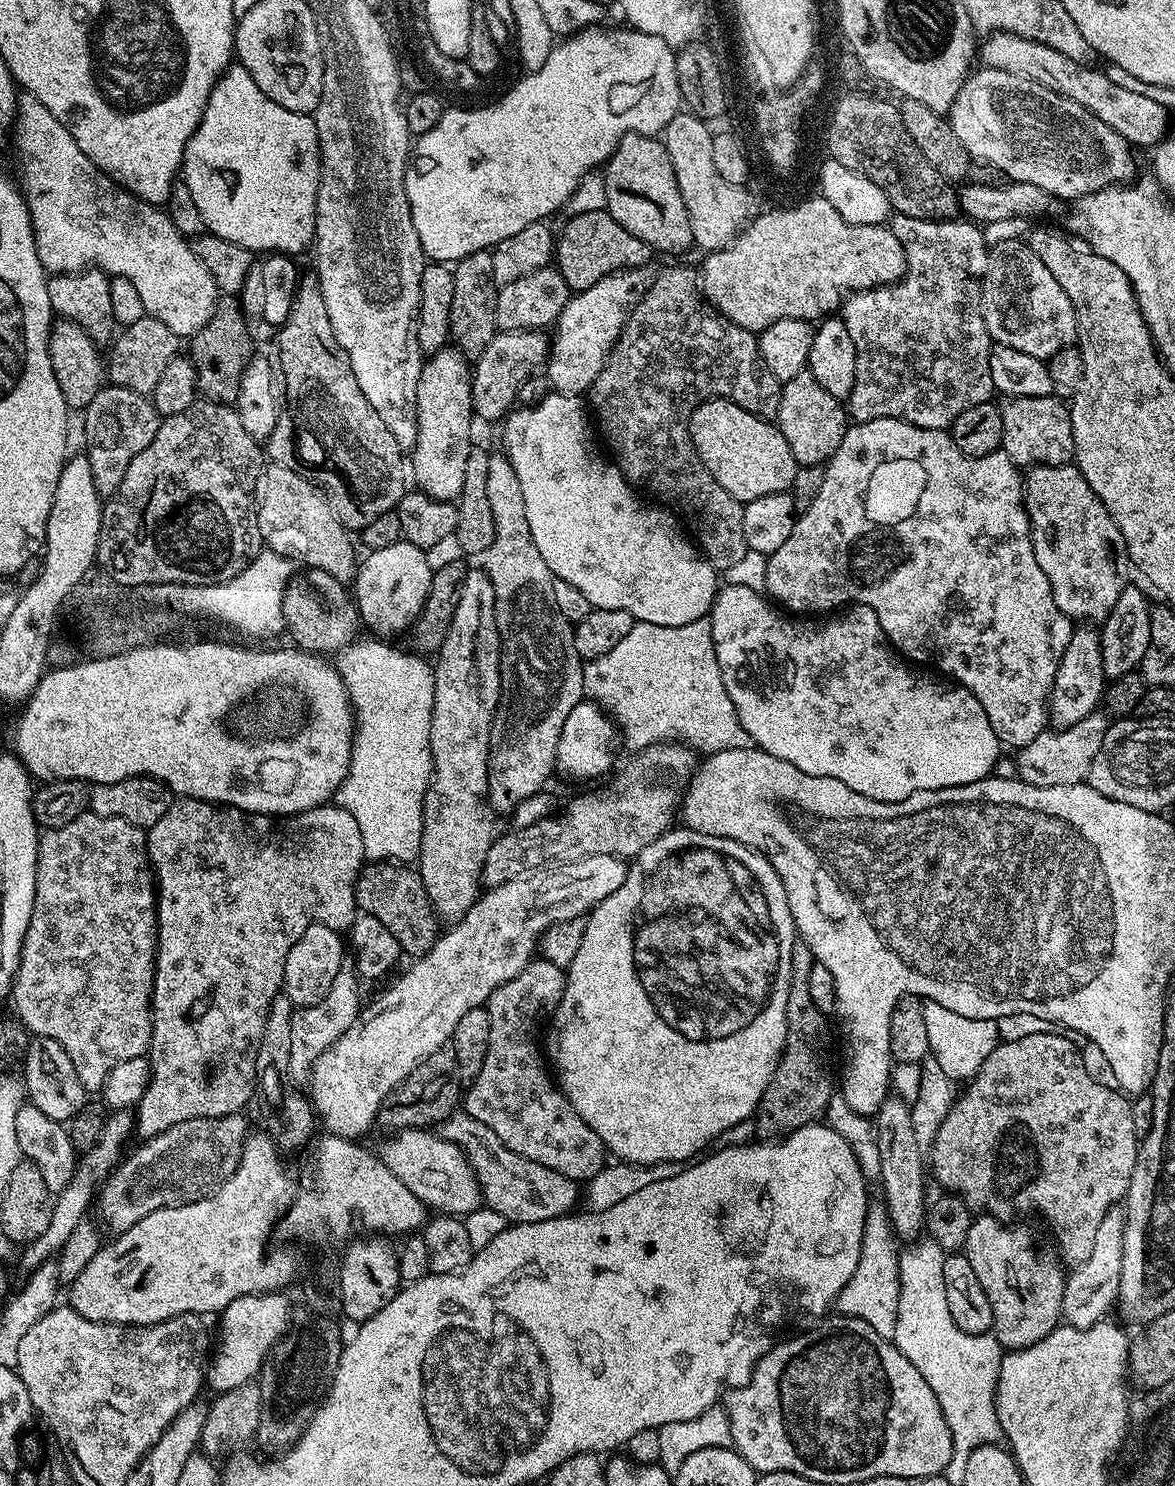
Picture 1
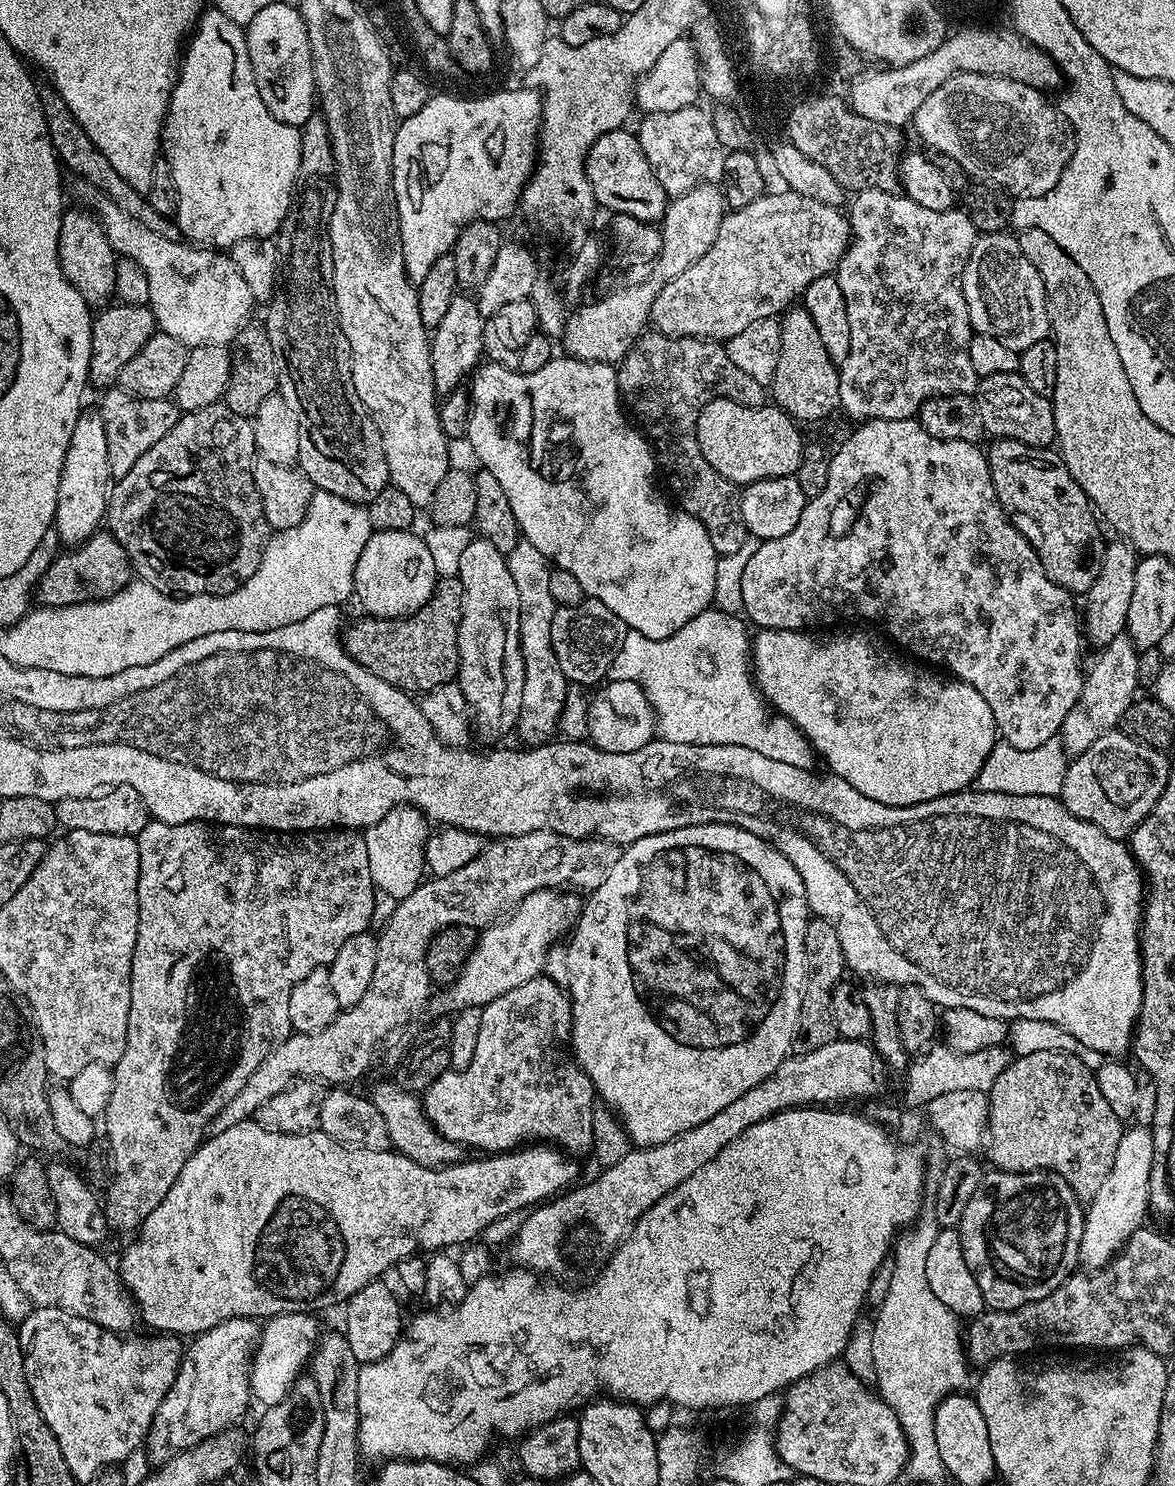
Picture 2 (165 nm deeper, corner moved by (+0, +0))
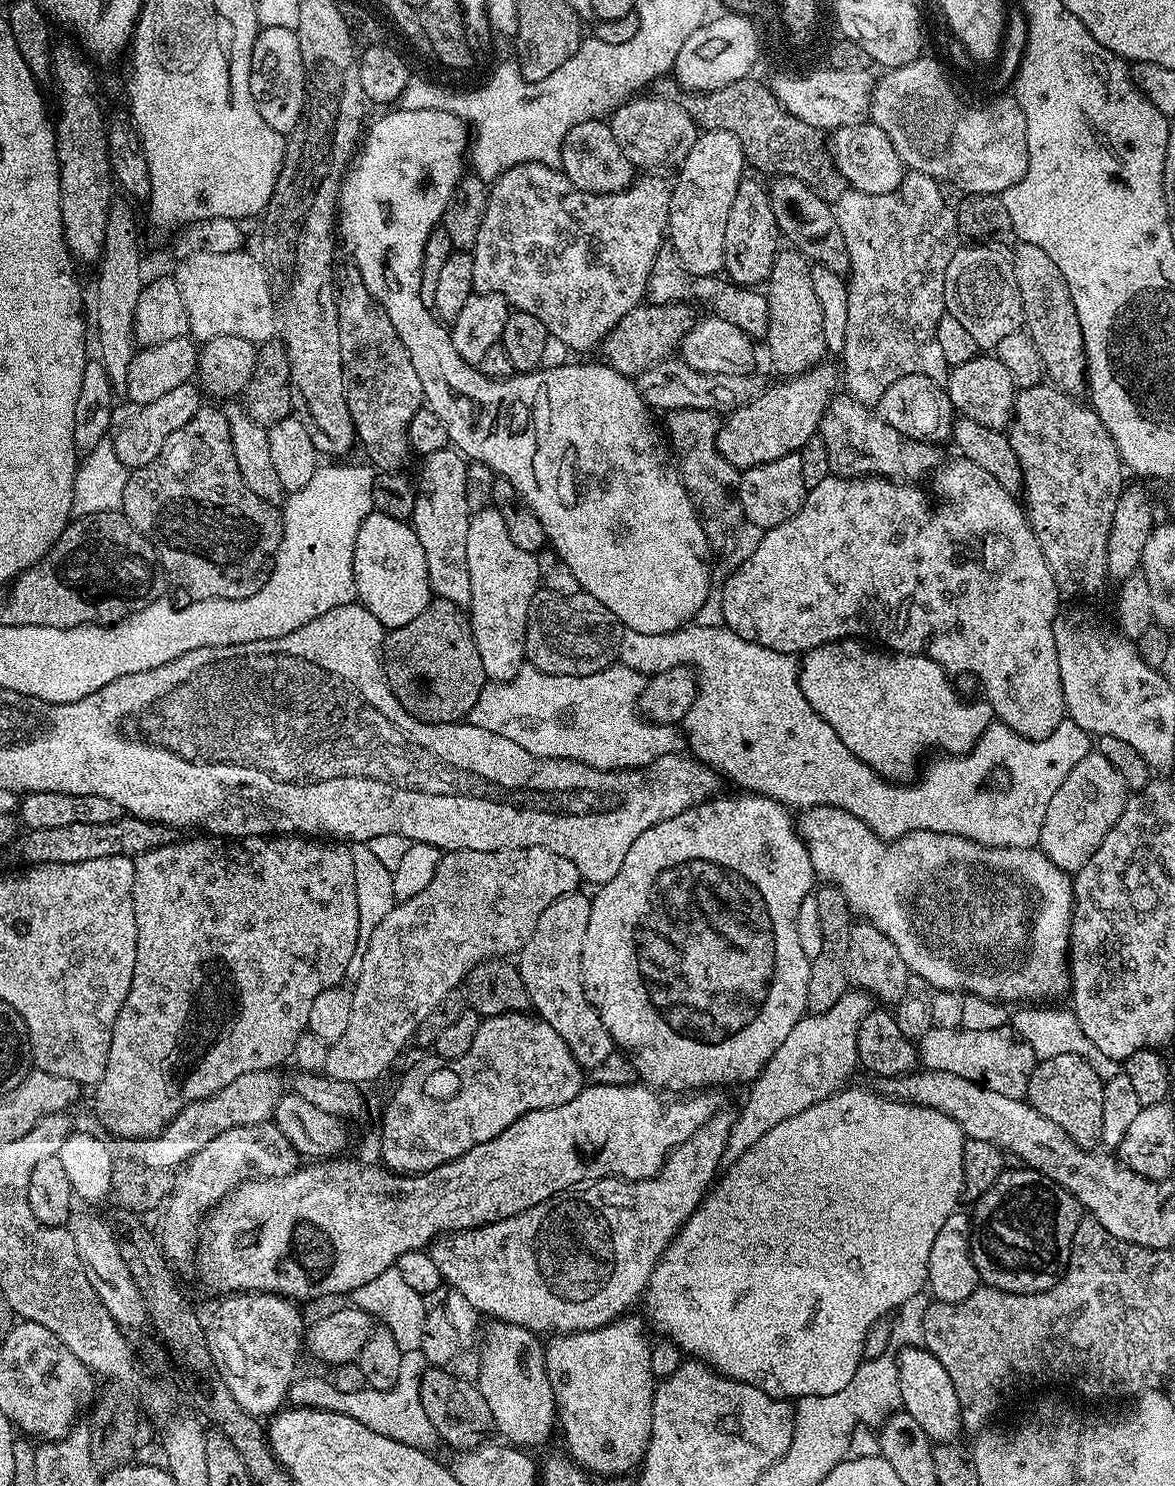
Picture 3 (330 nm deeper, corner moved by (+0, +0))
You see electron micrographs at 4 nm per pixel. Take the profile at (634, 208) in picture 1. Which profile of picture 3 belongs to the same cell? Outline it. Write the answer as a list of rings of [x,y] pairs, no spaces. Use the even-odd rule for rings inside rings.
[[[600,118],[578,122],[578,126],[566,134],[559,167],[575,188],[598,194],[626,190],[634,179],[634,166],[630,158],[626,158],[622,146],[618,146],[618,138],[614,138],[611,123]]]

